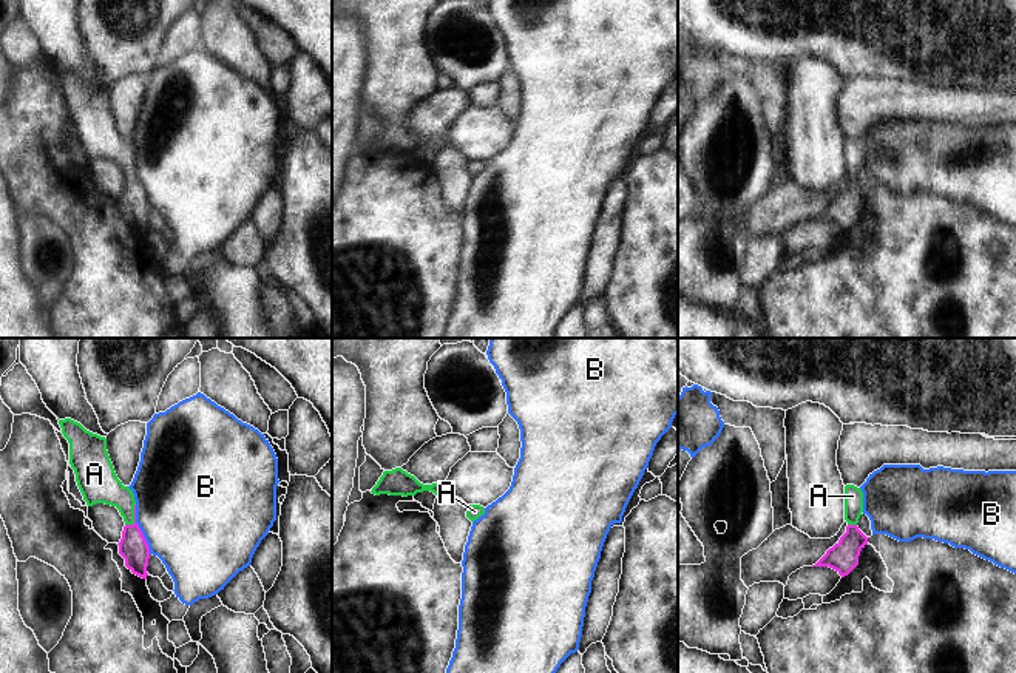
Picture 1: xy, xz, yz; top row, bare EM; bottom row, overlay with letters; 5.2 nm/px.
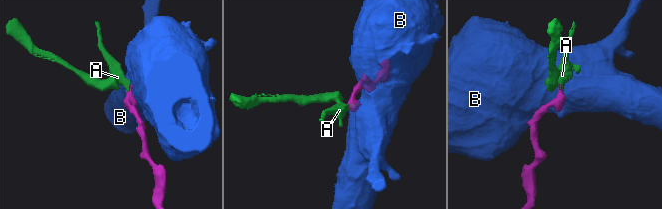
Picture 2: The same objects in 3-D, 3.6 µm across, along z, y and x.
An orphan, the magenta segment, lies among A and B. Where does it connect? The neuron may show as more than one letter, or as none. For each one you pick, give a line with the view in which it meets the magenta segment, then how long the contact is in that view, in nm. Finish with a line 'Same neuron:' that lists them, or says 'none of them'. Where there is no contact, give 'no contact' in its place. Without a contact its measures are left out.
A: contact in xy; length 130 nm
Same neuron: A

